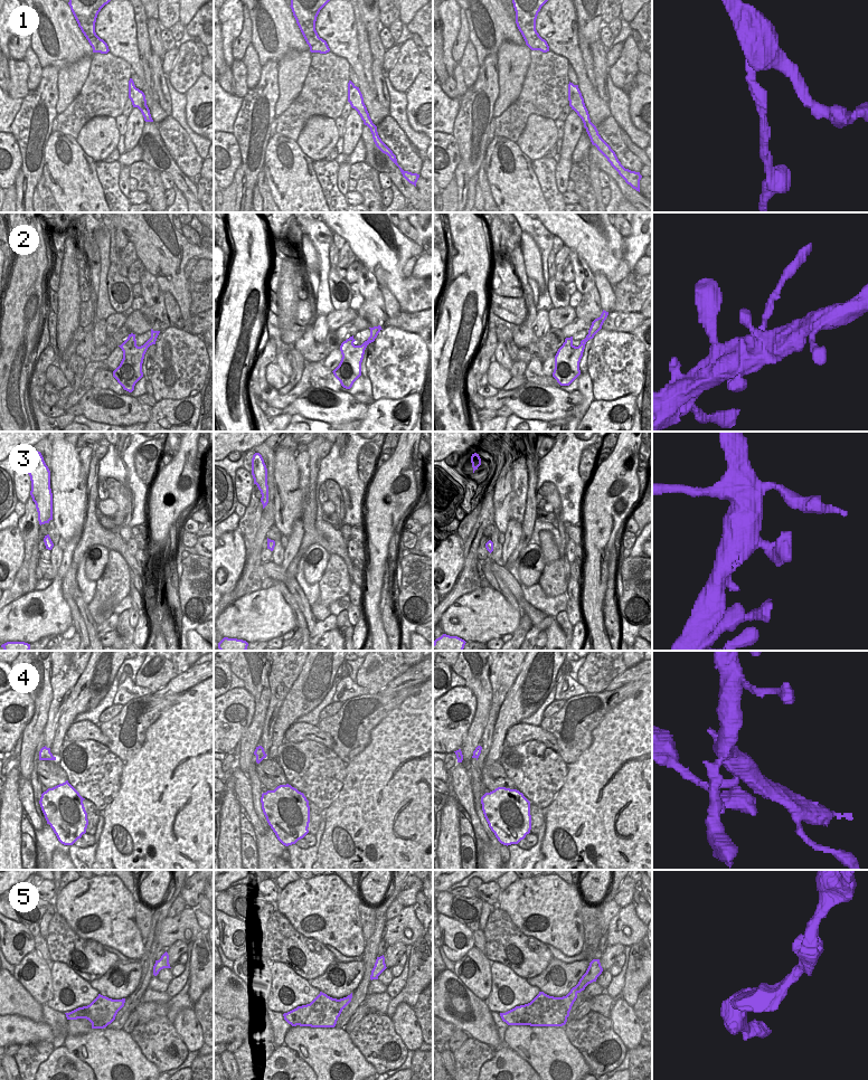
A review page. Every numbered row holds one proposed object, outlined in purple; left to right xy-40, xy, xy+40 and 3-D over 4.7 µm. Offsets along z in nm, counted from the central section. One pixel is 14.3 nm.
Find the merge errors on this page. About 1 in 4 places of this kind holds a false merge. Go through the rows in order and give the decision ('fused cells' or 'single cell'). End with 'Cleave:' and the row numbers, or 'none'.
1: single cell
2: single cell
3: single cell
4: single cell
5: single cell
Cleave: none

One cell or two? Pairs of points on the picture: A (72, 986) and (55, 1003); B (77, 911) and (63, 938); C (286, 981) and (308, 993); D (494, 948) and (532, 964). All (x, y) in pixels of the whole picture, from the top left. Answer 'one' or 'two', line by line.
A: one
B: two
C: one
D: one

